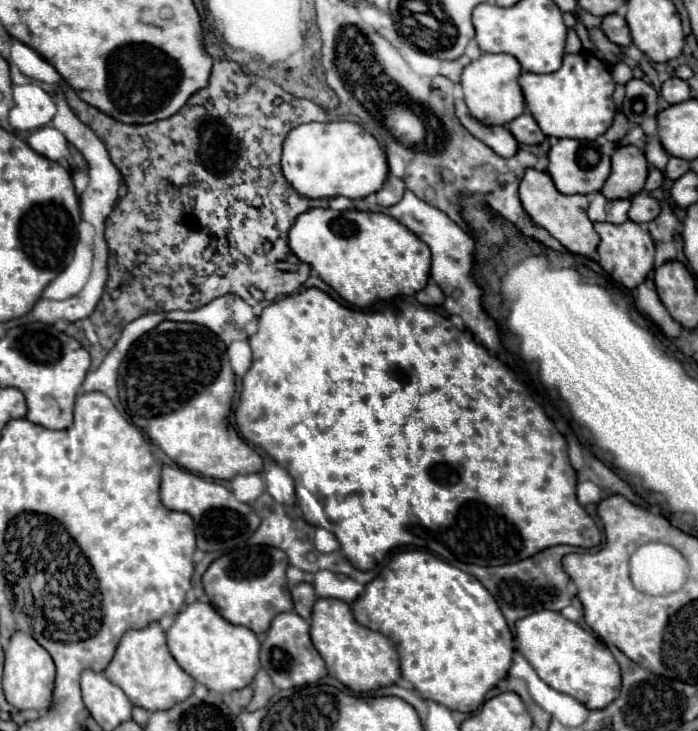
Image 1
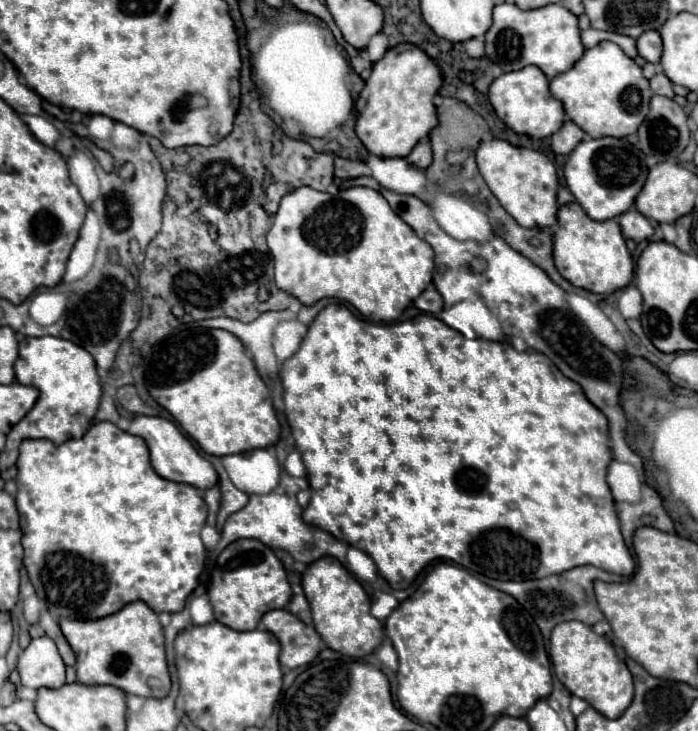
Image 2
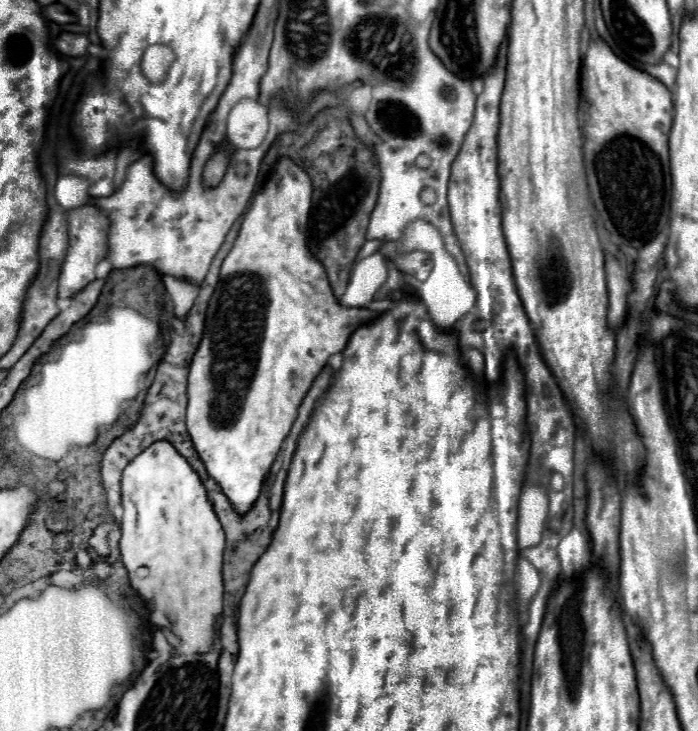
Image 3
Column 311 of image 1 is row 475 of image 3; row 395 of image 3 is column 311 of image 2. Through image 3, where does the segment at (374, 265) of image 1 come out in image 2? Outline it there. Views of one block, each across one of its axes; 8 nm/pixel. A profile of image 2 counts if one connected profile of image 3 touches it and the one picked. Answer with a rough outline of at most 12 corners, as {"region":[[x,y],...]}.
{"region":[[372,188],[280,200],[276,286],[392,322],[434,252]]}

